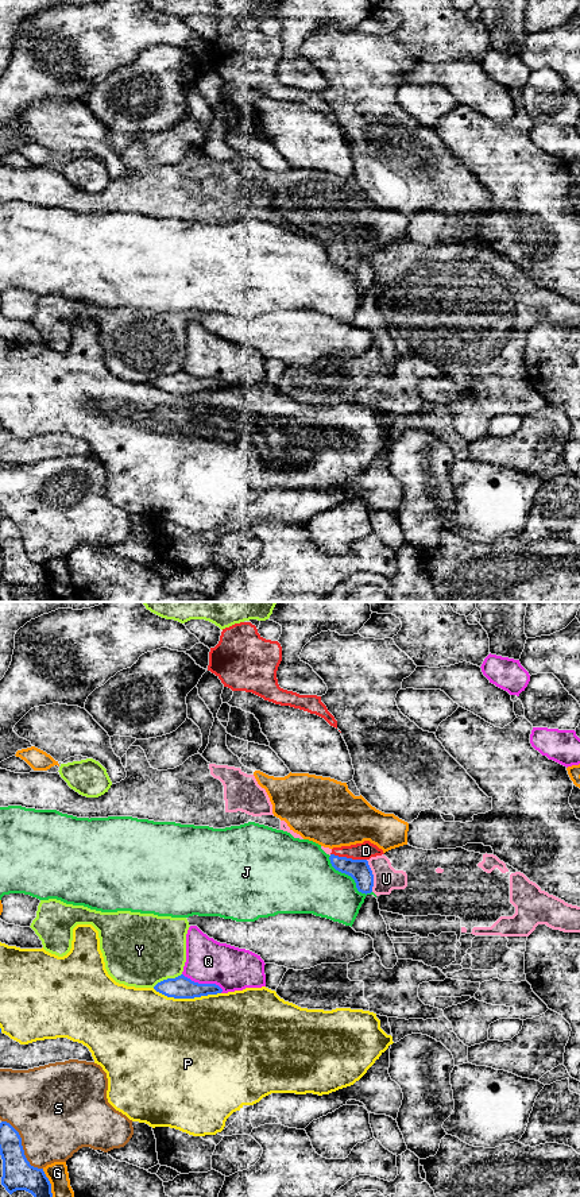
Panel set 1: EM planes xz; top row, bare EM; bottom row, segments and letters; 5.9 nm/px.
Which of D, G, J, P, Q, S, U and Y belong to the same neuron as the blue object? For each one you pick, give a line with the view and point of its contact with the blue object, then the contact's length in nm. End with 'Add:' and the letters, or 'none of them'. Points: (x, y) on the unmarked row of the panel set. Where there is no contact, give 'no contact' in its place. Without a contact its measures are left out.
D: xz (348, 254) | 220 nm
Add: D

